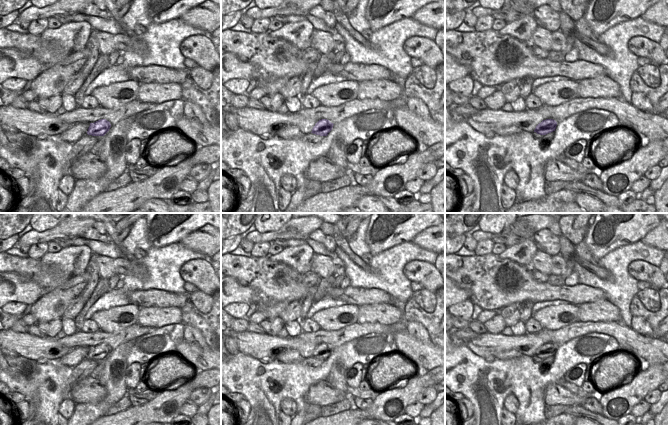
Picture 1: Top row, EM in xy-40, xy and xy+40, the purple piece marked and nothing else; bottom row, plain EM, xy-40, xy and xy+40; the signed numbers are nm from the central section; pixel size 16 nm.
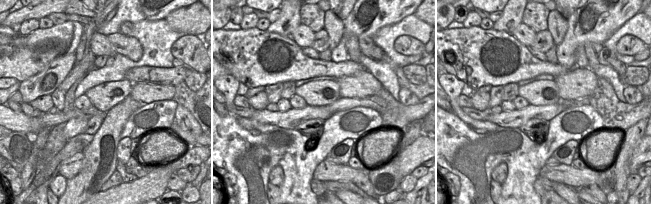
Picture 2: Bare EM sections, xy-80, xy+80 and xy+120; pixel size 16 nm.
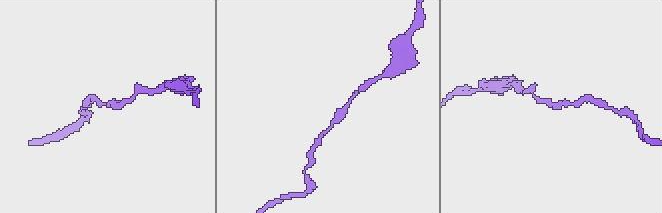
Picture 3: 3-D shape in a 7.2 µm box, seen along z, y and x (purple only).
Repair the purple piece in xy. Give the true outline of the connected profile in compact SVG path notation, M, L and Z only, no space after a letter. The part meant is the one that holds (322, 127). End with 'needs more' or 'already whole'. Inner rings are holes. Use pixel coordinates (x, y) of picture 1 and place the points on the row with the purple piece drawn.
M321 119L315 124L311 133L320 136L327 136L328 133L332 130L333 125L334 124L331 123L329 120Z; already whole

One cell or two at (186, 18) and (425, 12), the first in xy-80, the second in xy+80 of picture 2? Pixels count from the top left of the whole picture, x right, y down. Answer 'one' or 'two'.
one

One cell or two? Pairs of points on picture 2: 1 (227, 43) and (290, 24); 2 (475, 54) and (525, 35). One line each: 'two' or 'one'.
1: two
2: two

